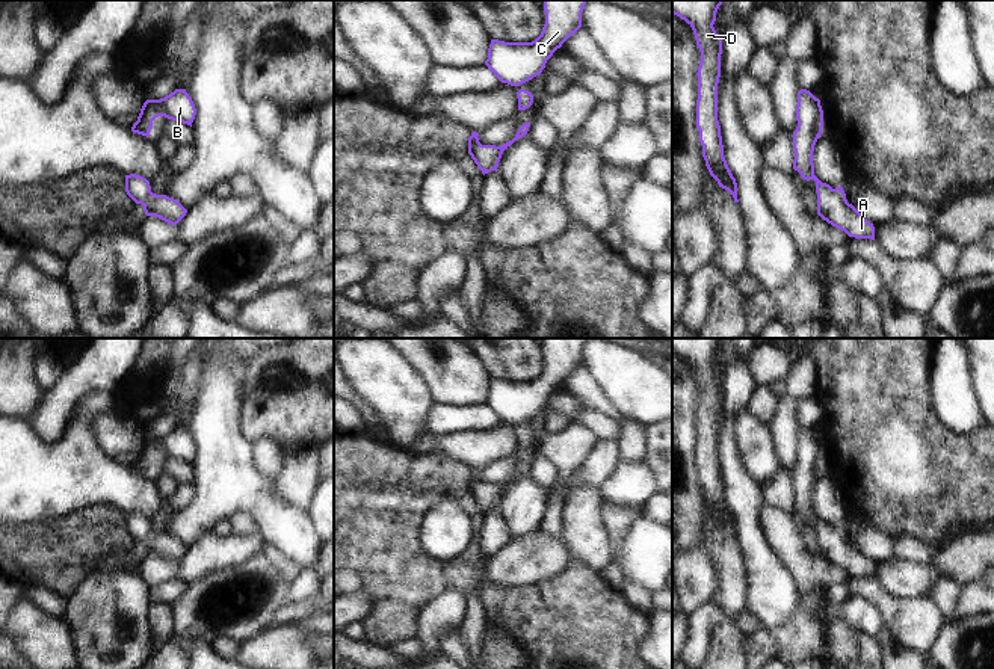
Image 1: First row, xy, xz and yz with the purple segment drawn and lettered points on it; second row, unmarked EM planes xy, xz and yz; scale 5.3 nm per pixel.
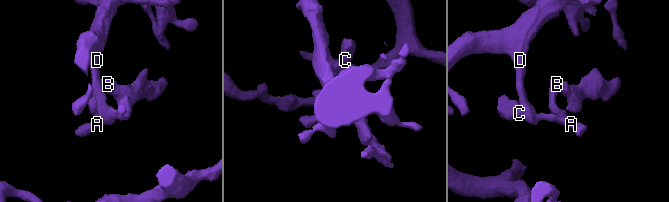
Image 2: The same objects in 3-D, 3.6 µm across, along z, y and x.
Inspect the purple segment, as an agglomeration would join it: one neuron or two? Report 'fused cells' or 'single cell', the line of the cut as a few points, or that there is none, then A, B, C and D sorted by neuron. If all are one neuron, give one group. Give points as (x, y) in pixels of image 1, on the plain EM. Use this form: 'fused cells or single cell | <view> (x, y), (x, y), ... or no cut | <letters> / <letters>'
single cell | no cut | A B C D

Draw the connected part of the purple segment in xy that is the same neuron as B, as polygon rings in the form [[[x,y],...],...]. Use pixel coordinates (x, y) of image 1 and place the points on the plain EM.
[[[175,427],[165,436],[147,438],[140,447],[137,459],[131,465],[131,470],[142,474],[151,474],[150,468],[157,455],[165,455],[192,465],[195,453],[195,442],[186,427]]]

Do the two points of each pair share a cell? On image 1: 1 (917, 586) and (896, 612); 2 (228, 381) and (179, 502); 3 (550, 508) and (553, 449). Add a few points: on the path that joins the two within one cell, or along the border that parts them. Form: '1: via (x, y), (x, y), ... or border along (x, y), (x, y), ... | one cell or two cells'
1: border along (876, 580), (896, 597), (925, 597) | two cells
2: border along (194, 480), (194, 499), (177, 512) | two cells
3: via (558, 493), (562, 485), (562, 464) | one cell

